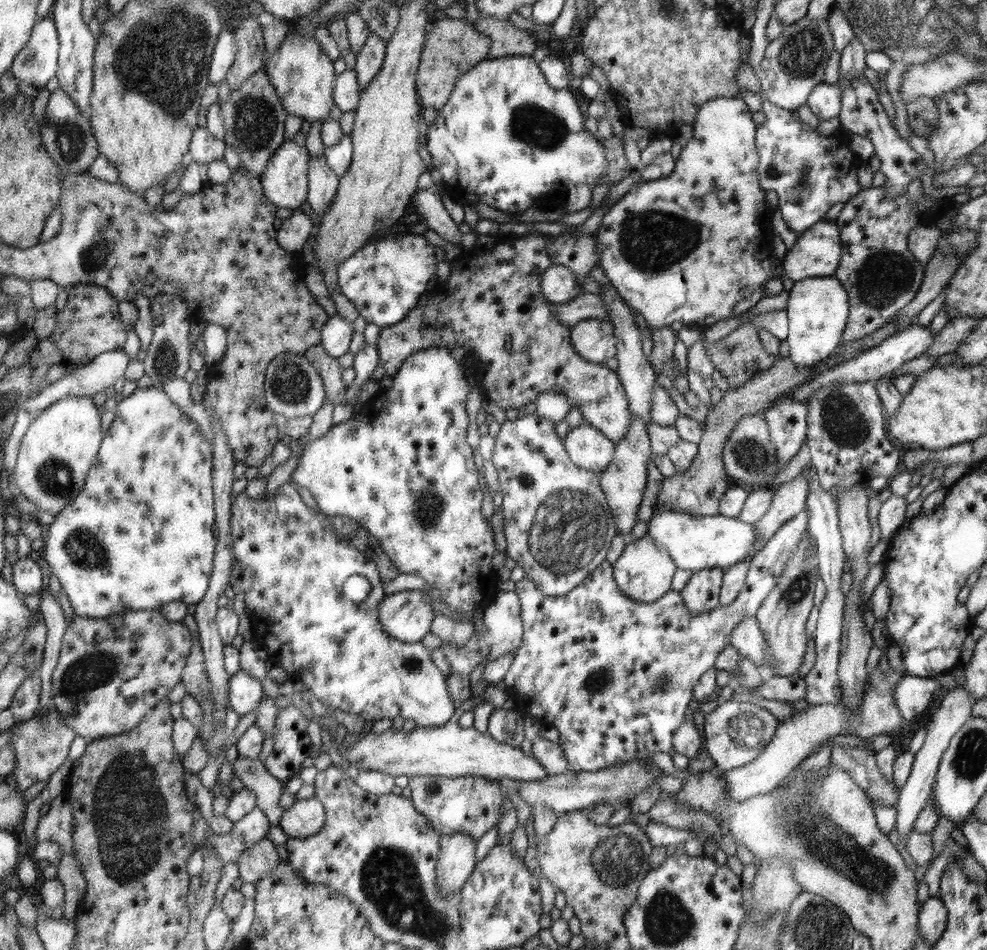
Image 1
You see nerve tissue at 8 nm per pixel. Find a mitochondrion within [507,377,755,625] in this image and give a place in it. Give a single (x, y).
(569, 532)

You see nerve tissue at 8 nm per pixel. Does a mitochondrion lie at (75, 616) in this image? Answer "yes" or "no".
no

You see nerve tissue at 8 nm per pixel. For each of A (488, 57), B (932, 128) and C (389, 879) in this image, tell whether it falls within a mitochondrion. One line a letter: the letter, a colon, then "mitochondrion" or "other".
A: other
B: other
C: mitochondrion

